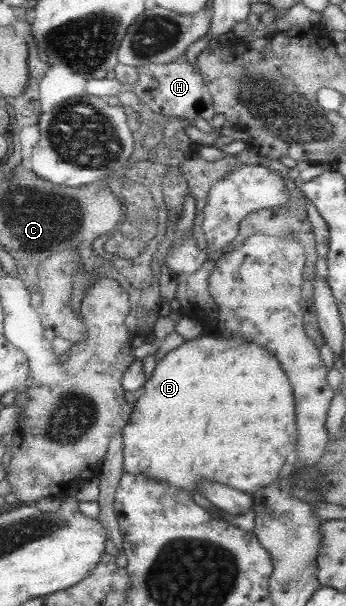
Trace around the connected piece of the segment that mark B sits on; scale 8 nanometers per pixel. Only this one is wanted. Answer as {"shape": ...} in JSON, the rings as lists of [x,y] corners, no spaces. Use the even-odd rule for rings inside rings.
{"shape":[[[201,336],[192,340],[186,340],[179,347],[169,351],[156,364],[151,377],[146,381],[142,393],[138,395],[137,401],[133,406],[134,410],[129,423],[122,431],[125,472],[145,475],[158,481],[167,481],[169,484],[173,484],[173,486],[177,486],[182,490],[191,491],[190,493],[201,493],[199,491],[200,481],[211,481],[212,483],[223,483],[223,485],[228,485],[253,495],[263,488],[278,483],[277,479],[283,477],[283,475],[279,475],[279,471],[289,464],[285,463],[289,459],[289,453],[296,453],[295,449],[299,447],[298,413],[294,385],[291,384],[286,369],[279,362],[279,358],[273,352],[269,352],[265,346],[244,338]]]}

